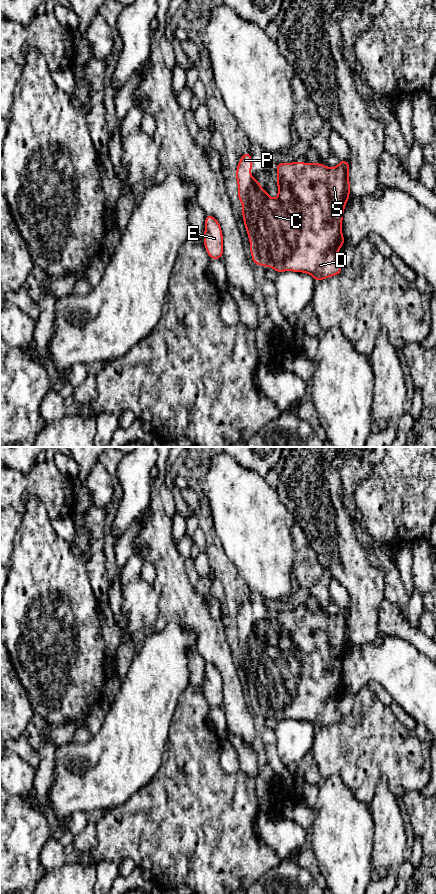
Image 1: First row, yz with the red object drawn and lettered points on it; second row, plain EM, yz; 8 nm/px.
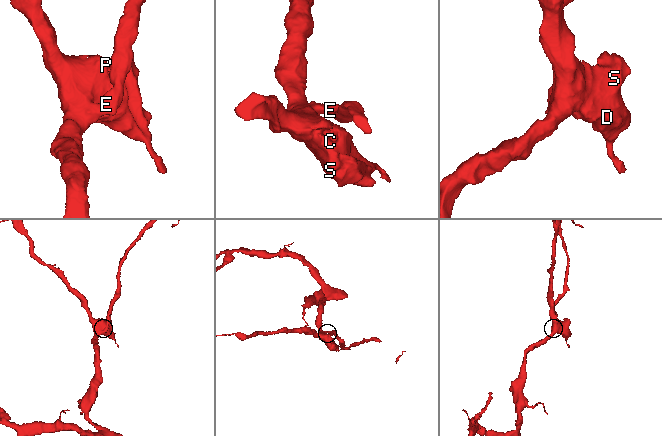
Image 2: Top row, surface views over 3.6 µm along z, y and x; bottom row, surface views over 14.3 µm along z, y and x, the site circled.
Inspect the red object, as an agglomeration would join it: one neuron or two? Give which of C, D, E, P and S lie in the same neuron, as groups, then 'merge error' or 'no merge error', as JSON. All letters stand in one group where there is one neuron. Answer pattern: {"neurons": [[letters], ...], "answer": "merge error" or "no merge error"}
{"neurons": [["C", "D", "E", "P", "S"]], "answer": "no merge error"}

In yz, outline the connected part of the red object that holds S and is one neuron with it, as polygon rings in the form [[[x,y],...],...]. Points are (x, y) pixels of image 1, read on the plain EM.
[[[243,602],[236,617],[238,649],[243,650],[241,661],[250,688],[250,700],[255,713],[272,715],[277,721],[284,719],[303,720],[314,725],[315,729],[340,722],[343,715],[337,709],[338,698],[345,692],[342,682],[342,667],[345,653],[350,646],[349,610],[339,608],[337,615],[327,616],[324,611],[307,612],[277,611],[277,647],[272,647],[260,633],[259,628],[251,625],[252,604]]]

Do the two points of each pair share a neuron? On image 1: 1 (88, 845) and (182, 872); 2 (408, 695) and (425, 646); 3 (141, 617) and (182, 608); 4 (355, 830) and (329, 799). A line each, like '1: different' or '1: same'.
1: different
2: different
3: different
4: same

